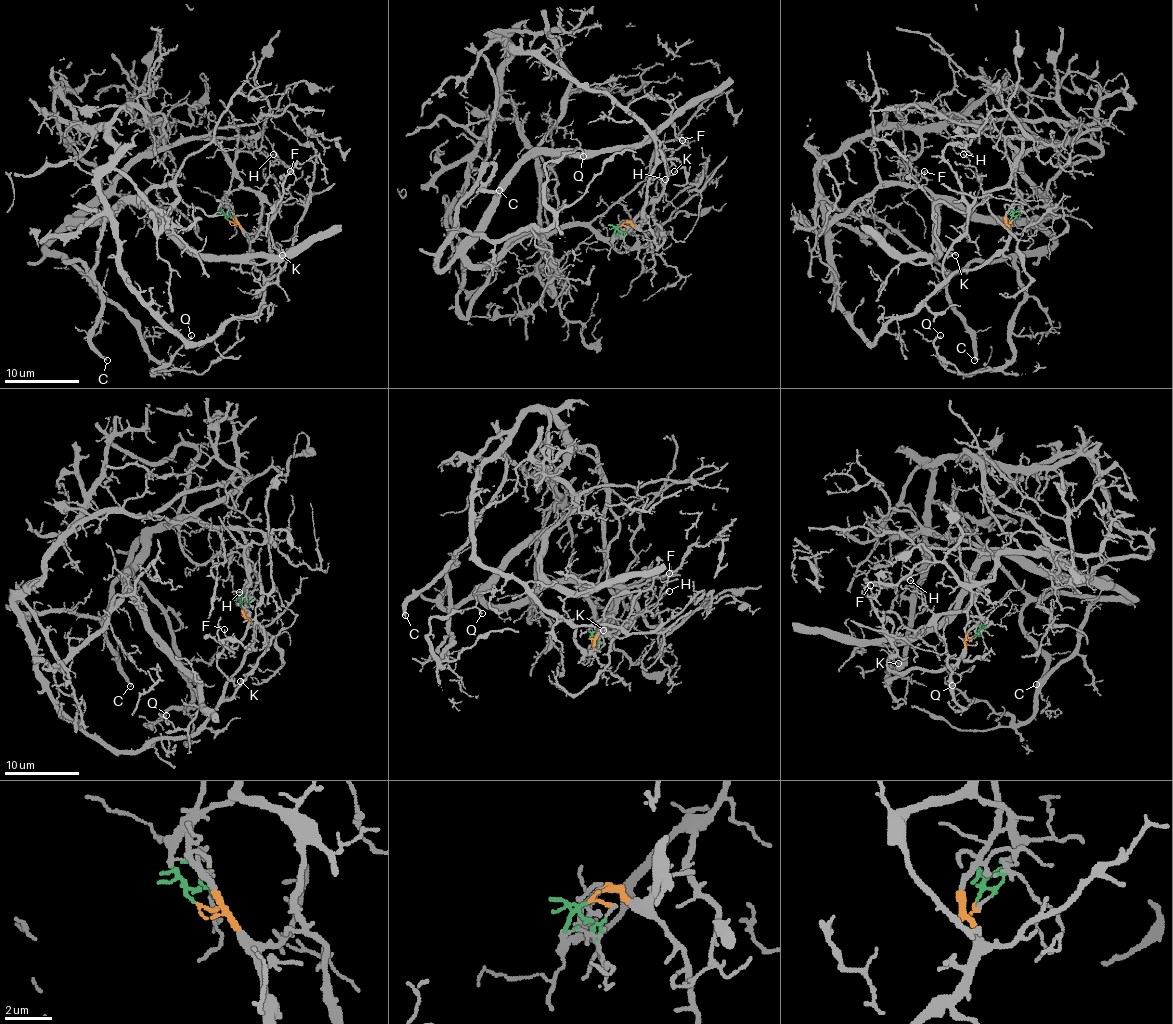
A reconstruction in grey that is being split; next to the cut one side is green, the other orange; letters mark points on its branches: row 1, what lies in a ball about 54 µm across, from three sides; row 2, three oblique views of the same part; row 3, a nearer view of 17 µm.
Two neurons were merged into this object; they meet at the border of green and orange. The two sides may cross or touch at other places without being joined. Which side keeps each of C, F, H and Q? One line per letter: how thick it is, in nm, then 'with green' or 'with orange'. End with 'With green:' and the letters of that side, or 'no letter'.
C: 170 nm | with green
F: 110 nm | with green
H: 110 nm | with green
Q: 150 nm | with green
With green: C, F, H, Q

